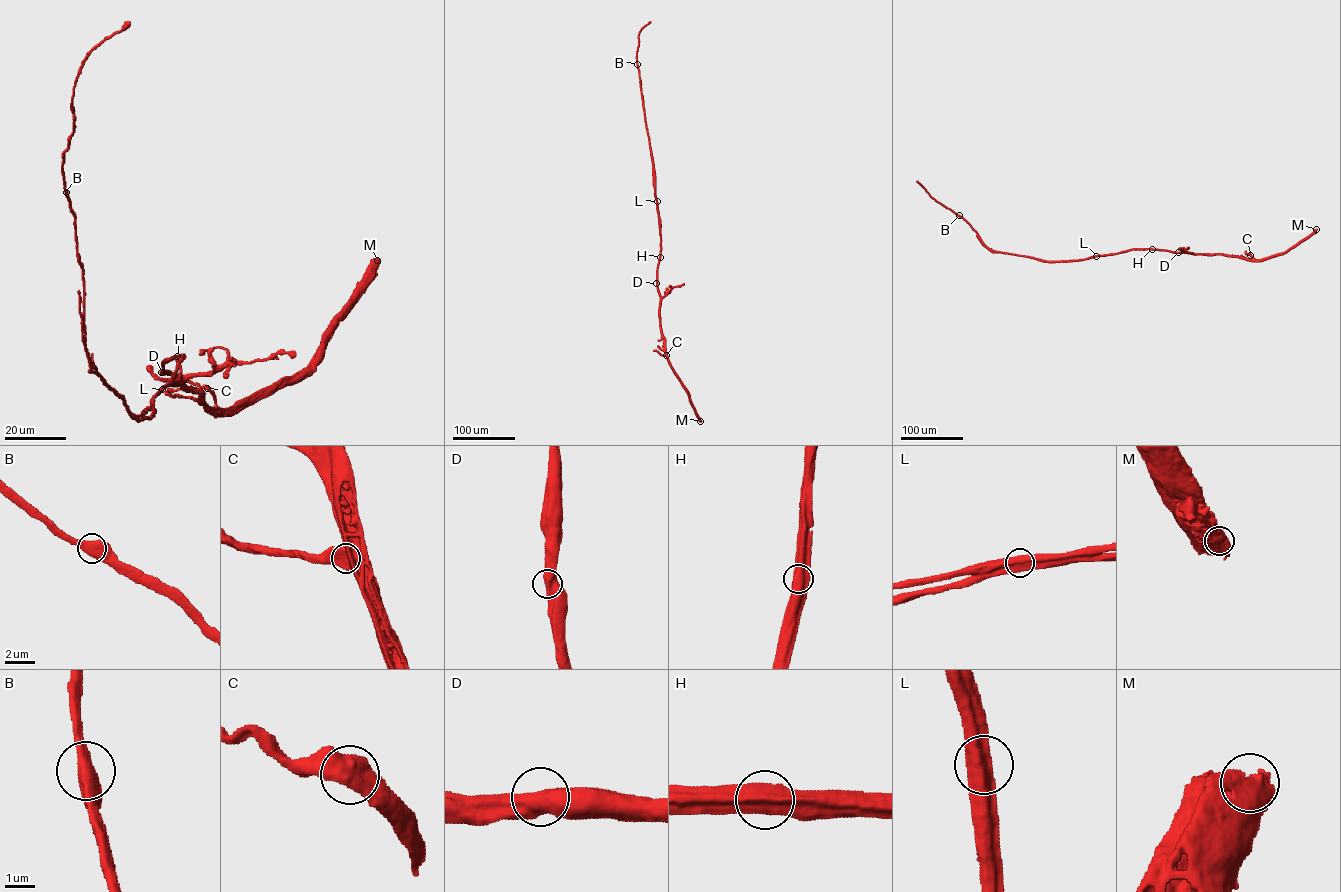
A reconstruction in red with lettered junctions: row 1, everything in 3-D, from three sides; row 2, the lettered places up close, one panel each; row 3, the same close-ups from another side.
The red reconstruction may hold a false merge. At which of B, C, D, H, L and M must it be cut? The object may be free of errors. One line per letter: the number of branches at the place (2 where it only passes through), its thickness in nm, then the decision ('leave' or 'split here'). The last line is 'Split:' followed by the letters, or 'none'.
B: branches 2; calibre 600 nm; leave
C: branches 2; calibre 750 nm; leave
D: branches 2; calibre 600 nm; leave
H: branches 2; calibre 650 nm; leave
L: branches 2; calibre 700 nm; split here
M: branches 2; calibre 650 nm; leave
Split: L

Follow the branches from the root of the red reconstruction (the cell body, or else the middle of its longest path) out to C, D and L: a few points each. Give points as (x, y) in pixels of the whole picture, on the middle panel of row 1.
C: (685, 388), (666, 355)
D: (685, 388), (667, 356), (656, 283)
L: (685, 388), (668, 361), (659, 320), (657, 271), (661, 236), (657, 201)

